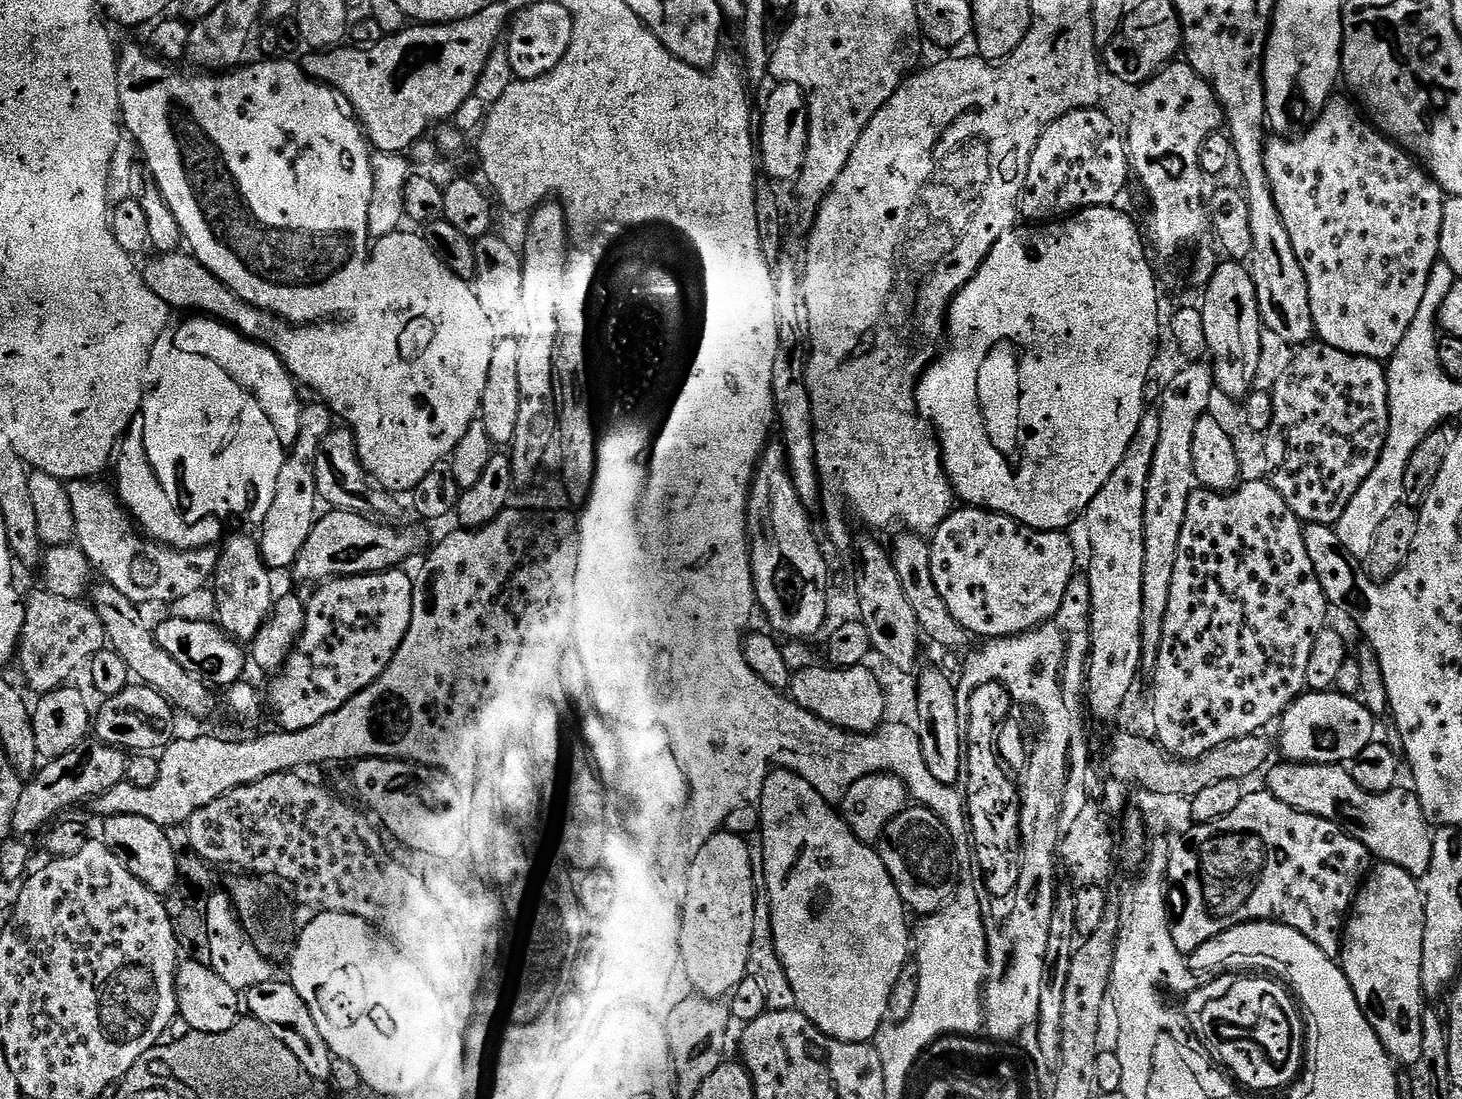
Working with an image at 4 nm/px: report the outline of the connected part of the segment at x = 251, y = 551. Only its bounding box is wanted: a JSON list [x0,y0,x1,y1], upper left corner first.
[212,534,276,643]

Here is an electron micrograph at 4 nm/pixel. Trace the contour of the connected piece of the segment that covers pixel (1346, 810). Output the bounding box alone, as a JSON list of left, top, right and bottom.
[1278,764,1434,878]

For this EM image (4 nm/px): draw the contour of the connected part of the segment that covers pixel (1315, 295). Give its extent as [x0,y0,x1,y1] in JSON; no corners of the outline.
[1264,98,1446,361]

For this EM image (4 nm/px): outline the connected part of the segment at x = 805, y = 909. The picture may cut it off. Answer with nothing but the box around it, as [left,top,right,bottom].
[758,768,914,1044]

